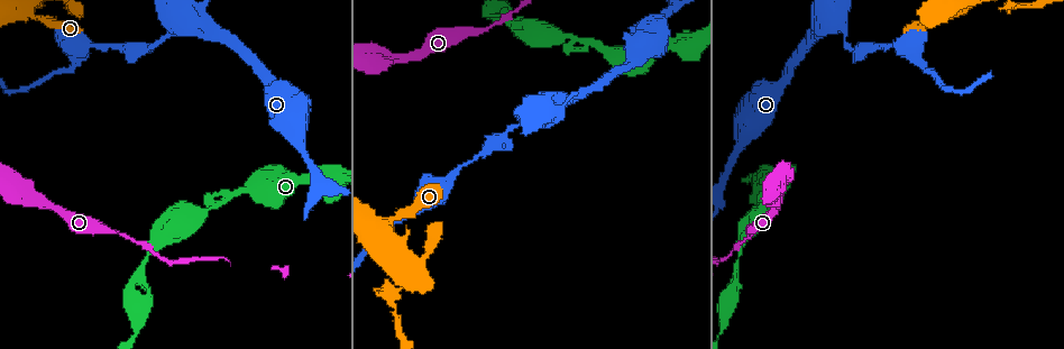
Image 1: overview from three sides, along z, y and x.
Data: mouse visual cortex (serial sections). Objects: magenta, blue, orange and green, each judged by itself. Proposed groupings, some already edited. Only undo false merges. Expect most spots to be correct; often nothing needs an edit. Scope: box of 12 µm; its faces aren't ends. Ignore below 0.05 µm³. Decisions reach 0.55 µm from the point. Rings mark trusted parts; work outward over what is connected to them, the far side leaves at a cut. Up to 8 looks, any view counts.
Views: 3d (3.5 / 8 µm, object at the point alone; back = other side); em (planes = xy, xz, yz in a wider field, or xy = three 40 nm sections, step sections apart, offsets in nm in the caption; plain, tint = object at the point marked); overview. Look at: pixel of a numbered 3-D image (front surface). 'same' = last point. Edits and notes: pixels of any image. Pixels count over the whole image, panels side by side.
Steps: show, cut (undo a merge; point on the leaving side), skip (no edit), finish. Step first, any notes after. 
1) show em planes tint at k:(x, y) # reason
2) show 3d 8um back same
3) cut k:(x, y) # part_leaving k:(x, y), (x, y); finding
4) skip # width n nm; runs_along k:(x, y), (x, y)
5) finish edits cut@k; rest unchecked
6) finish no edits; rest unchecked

show 3d 8um at 1:(402, 59) # three-way junction

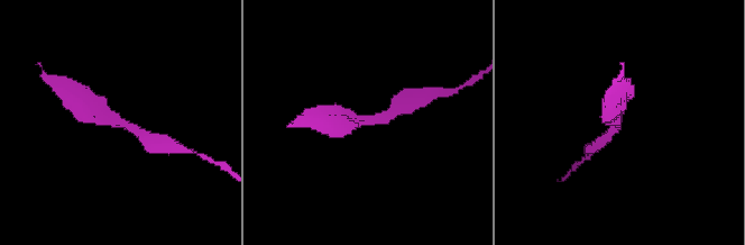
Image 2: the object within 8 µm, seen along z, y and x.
show em xy step 3 tint at 2:(620, 123)

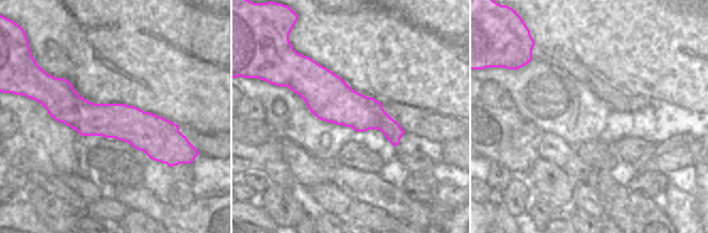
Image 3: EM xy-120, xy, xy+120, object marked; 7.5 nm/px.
skip # arm_widths 200, 300, 350 nm; runs_along 3:(46, 96), (87, 119), (178, 135); all the same cell

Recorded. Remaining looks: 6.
show 3d 3.5um at 1:(375, 225) # sharp bend

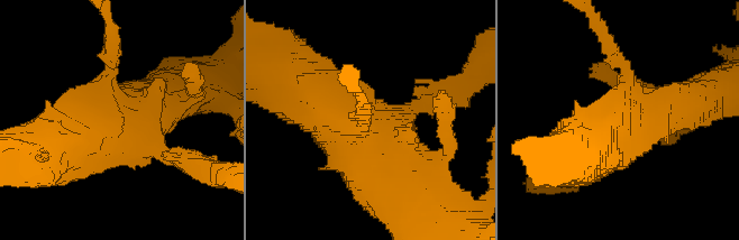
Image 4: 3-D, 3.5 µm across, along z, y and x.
show em xy step 5 tint at 4:(123, 140)

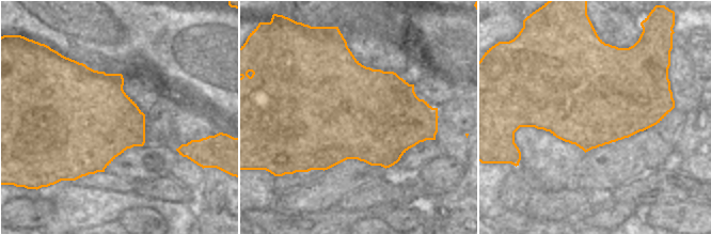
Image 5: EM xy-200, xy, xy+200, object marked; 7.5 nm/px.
skip # arm_widths 200, 450, 600, 700 nm; continuous, no second cell

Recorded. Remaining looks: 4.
show 3d 3.5um at 1:(236, 192) # branch point

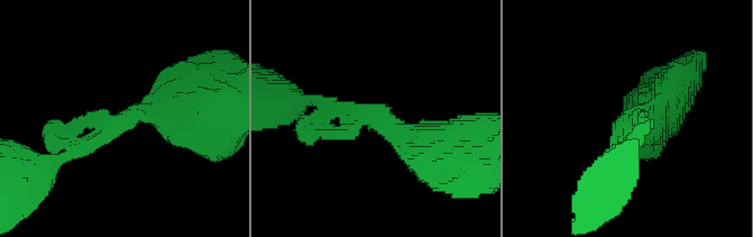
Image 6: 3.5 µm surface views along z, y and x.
show em xy step 1 tint at 6:(123, 118)

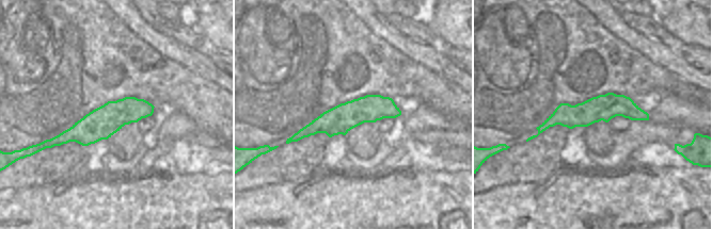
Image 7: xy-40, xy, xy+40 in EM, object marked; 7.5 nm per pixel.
skip # runs_along 6:(442, 147), (314, 99); all the same cell

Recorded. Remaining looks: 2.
finish no edits; rest unchecked

